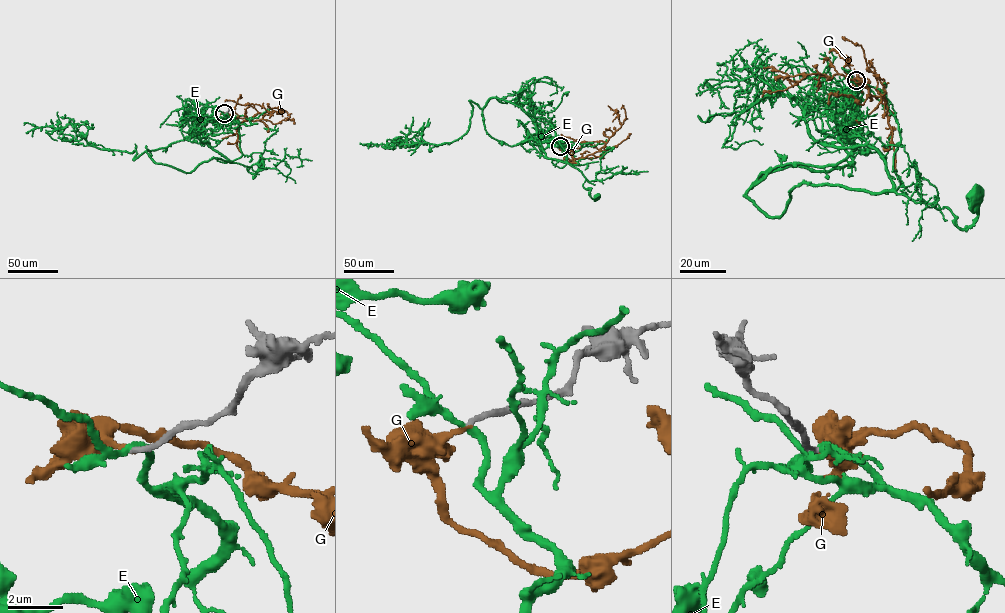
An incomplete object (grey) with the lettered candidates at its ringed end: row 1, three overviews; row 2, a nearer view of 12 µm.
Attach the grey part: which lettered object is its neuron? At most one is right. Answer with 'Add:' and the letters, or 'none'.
Add: G

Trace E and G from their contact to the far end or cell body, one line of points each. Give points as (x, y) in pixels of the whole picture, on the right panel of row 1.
E: (856, 79), (898, 123), (897, 194), (945, 207), (961, 228), (978, 214), (974, 195)
G: (856, 79), (868, 79), (864, 85), (886, 104), (841, 74), (789, 76), (763, 68)

